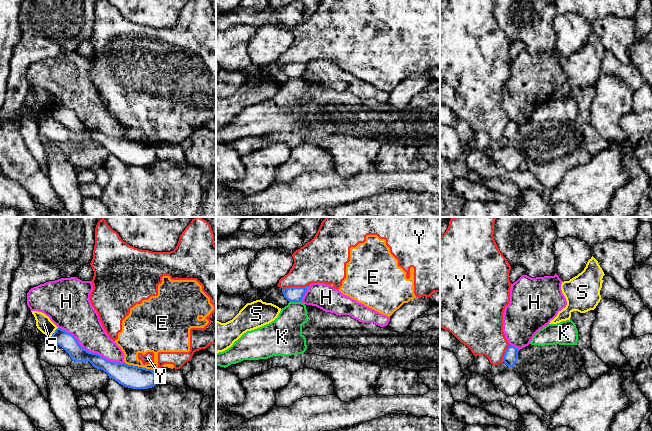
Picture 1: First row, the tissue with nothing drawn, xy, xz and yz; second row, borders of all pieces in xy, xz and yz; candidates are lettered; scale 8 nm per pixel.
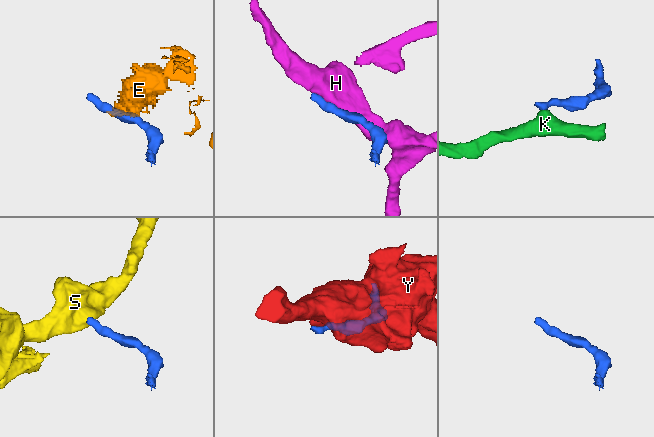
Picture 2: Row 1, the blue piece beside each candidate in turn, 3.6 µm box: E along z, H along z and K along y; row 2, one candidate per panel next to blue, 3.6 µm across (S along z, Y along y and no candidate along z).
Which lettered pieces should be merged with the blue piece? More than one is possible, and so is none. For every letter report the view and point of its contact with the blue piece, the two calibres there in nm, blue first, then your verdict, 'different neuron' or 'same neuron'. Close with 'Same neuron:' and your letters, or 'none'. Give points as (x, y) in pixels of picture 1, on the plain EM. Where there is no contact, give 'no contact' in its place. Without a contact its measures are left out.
E: meets blue in xy at (139, 143); 180 nm thick on the blue side, 280 nm on the other; different neuron
H: meets blue in xy at (91, 128); 140 nm thick on the blue side, 260 nm on the other; different neuron
K: meets blue in xz at (295, 77); 130 nm thick on the blue side, 260 nm on the other; different neuron
S: meets blue in xy at (53, 109); 140 nm thick on the blue side, 120 nm on the other; different neuron
Y: meets blue in xz at (295, 63); 130 nm thick on the blue side, 320 nm on the other; different neuron
Same neuron: none

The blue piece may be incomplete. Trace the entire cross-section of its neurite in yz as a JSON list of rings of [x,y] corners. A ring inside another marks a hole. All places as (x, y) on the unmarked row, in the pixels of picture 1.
[[[509,121],[508,124],[505,127],[503,138],[508,142],[508,143],[514,143],[515,139],[518,136],[518,128],[519,125]]]

